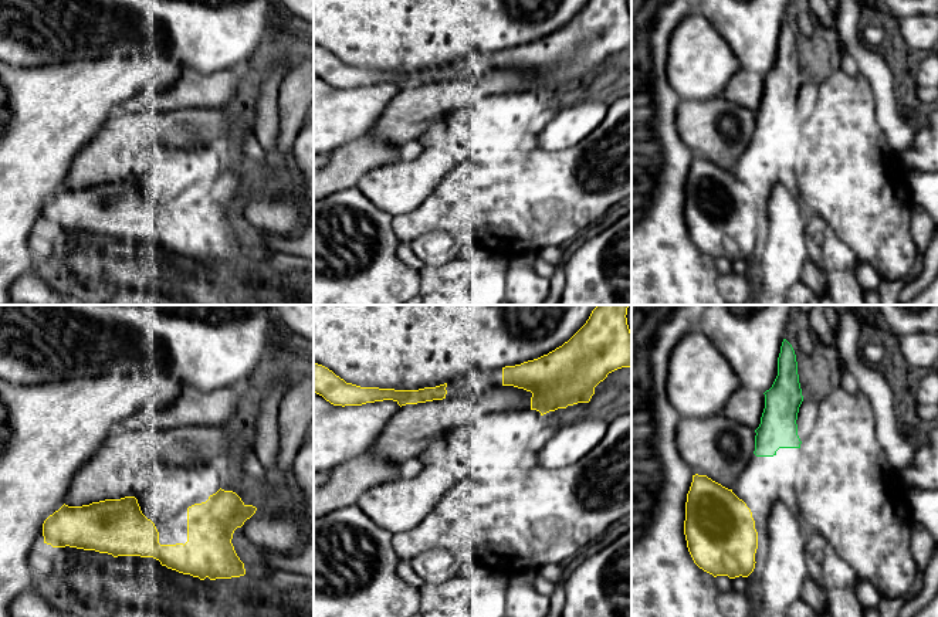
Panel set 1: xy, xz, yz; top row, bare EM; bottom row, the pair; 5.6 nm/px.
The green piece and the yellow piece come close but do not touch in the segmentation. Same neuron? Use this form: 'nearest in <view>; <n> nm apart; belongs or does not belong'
nearest in yz; 240 nm apart; does not belong

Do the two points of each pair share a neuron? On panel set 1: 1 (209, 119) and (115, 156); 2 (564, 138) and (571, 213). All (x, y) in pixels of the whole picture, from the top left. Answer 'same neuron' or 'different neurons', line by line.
1: same neuron
2: different neurons

